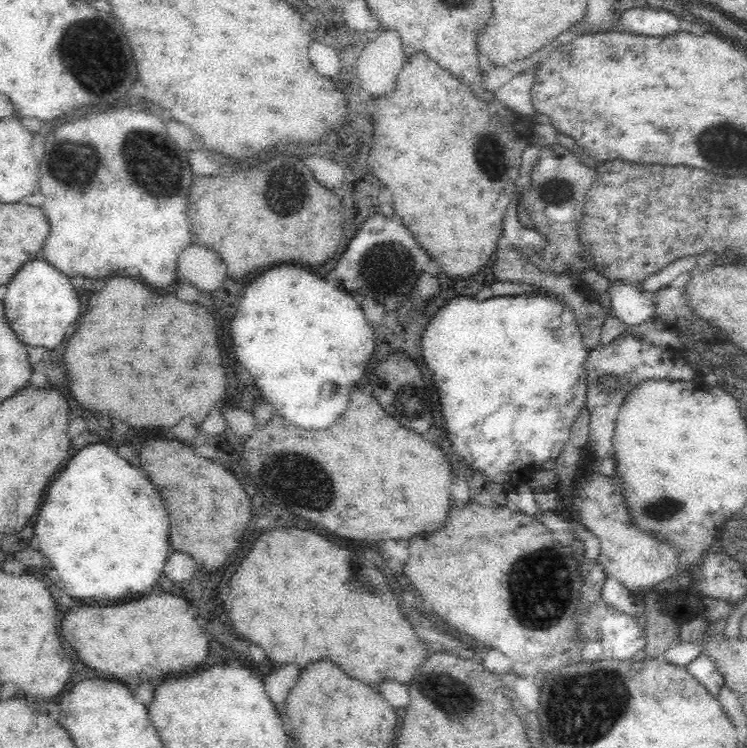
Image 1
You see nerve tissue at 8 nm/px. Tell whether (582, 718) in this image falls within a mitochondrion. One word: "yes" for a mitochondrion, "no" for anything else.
yes

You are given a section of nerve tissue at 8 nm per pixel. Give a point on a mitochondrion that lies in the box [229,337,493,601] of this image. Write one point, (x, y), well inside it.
(300, 481)

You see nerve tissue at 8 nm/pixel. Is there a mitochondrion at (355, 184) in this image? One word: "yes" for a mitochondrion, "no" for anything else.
no

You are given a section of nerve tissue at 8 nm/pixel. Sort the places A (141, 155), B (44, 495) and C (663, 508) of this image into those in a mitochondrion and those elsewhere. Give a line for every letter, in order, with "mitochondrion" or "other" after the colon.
A: mitochondrion
B: other
C: mitochondrion

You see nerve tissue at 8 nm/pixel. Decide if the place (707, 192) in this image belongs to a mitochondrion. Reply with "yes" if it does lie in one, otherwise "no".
no

